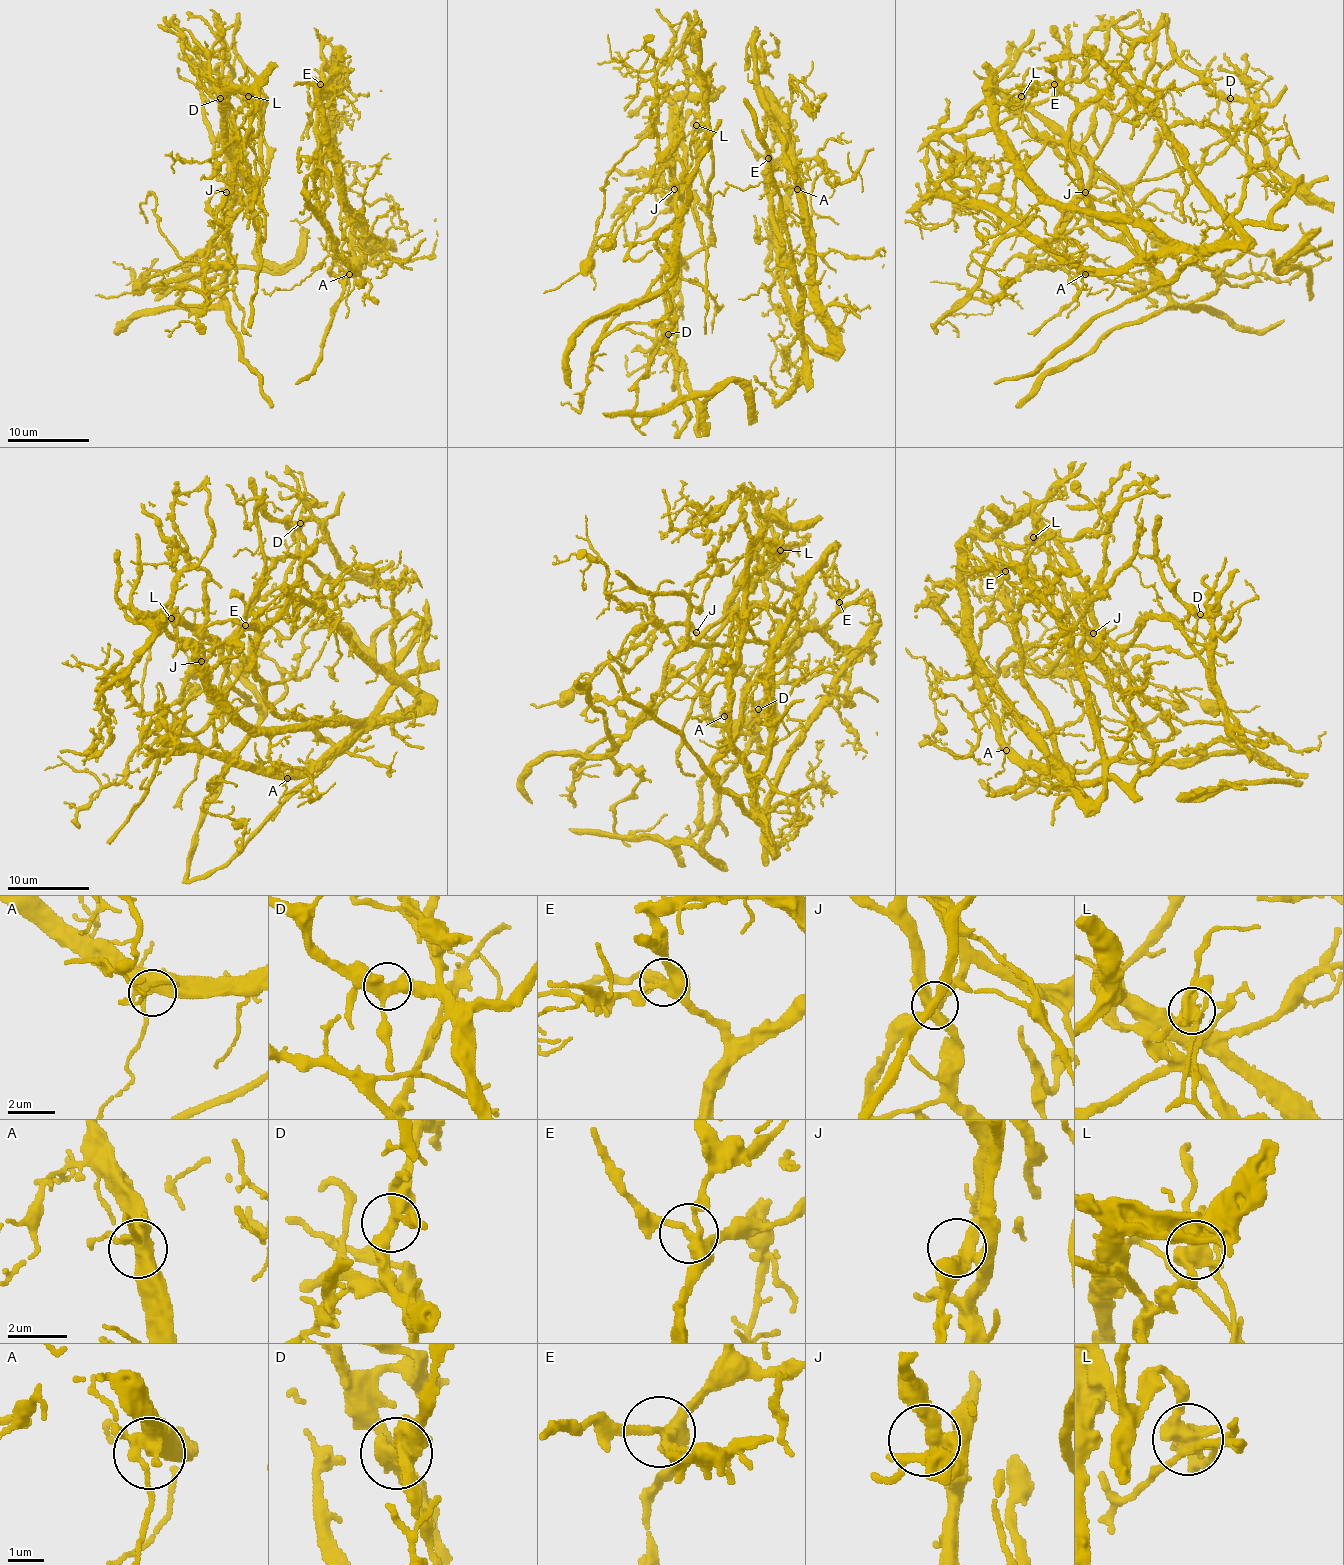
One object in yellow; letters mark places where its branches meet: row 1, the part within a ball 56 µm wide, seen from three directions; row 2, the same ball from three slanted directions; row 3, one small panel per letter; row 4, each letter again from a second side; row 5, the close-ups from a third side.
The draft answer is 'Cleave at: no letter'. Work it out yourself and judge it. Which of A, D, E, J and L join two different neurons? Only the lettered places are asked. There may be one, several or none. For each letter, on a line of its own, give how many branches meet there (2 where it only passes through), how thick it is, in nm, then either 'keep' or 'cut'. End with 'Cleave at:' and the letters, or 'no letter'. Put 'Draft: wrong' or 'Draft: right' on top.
Draft: wrong
A: 4 | 480 nm | keep
D: 4 | 380 nm | keep
E: 4 | 340 nm | keep
J: 4 | 320 nm | keep
L: 4 | 460 nm | cut
Cleave at: L

